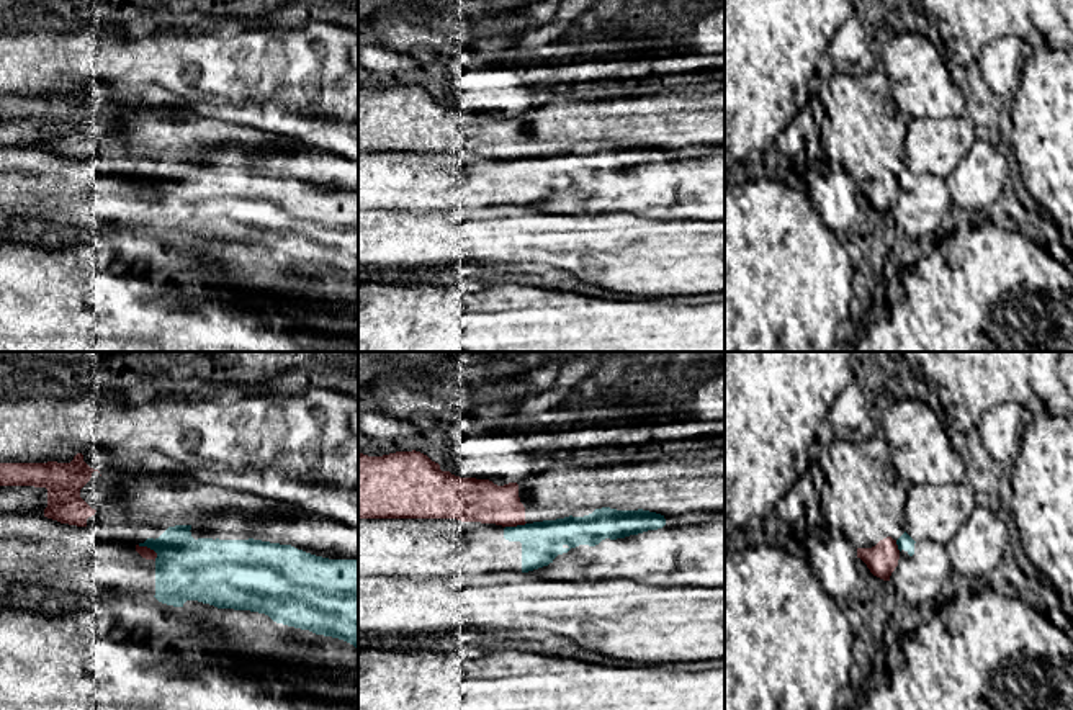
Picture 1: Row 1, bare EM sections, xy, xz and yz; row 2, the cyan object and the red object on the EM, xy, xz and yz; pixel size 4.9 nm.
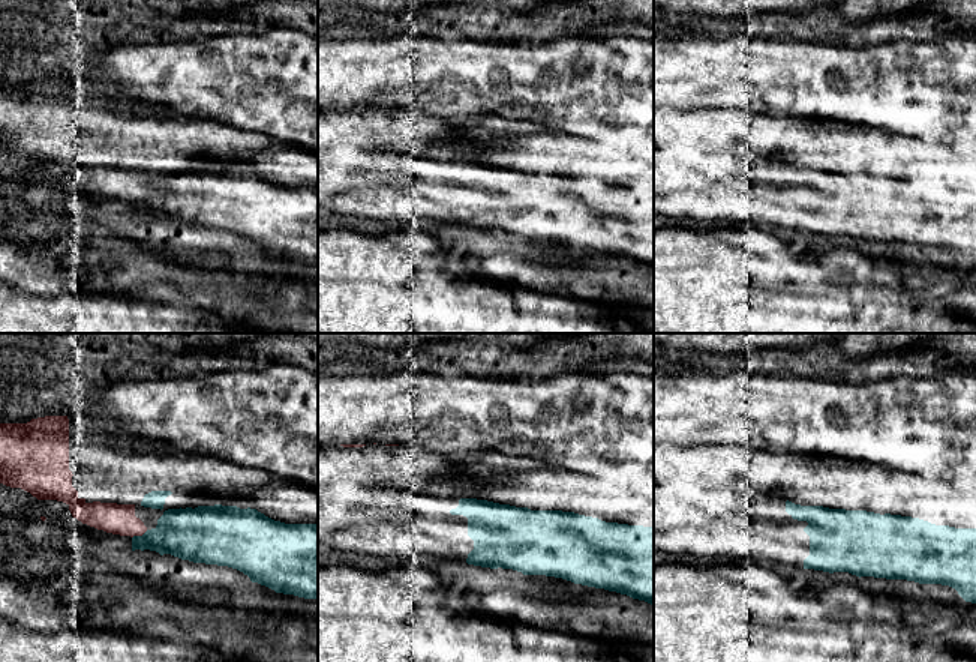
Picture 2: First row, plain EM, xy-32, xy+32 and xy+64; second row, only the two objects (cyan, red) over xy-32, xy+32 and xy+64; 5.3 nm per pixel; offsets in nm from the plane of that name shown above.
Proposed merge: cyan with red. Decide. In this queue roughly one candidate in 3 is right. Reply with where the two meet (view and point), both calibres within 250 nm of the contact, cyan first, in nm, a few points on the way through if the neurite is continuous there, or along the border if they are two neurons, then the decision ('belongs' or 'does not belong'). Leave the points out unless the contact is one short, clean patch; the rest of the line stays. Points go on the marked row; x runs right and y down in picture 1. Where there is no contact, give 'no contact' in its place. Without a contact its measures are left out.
xy (151, 548) | 300/60 nm | along xy (138, 545), (149, 547), (156, 553), (156, 560) | does not belong

